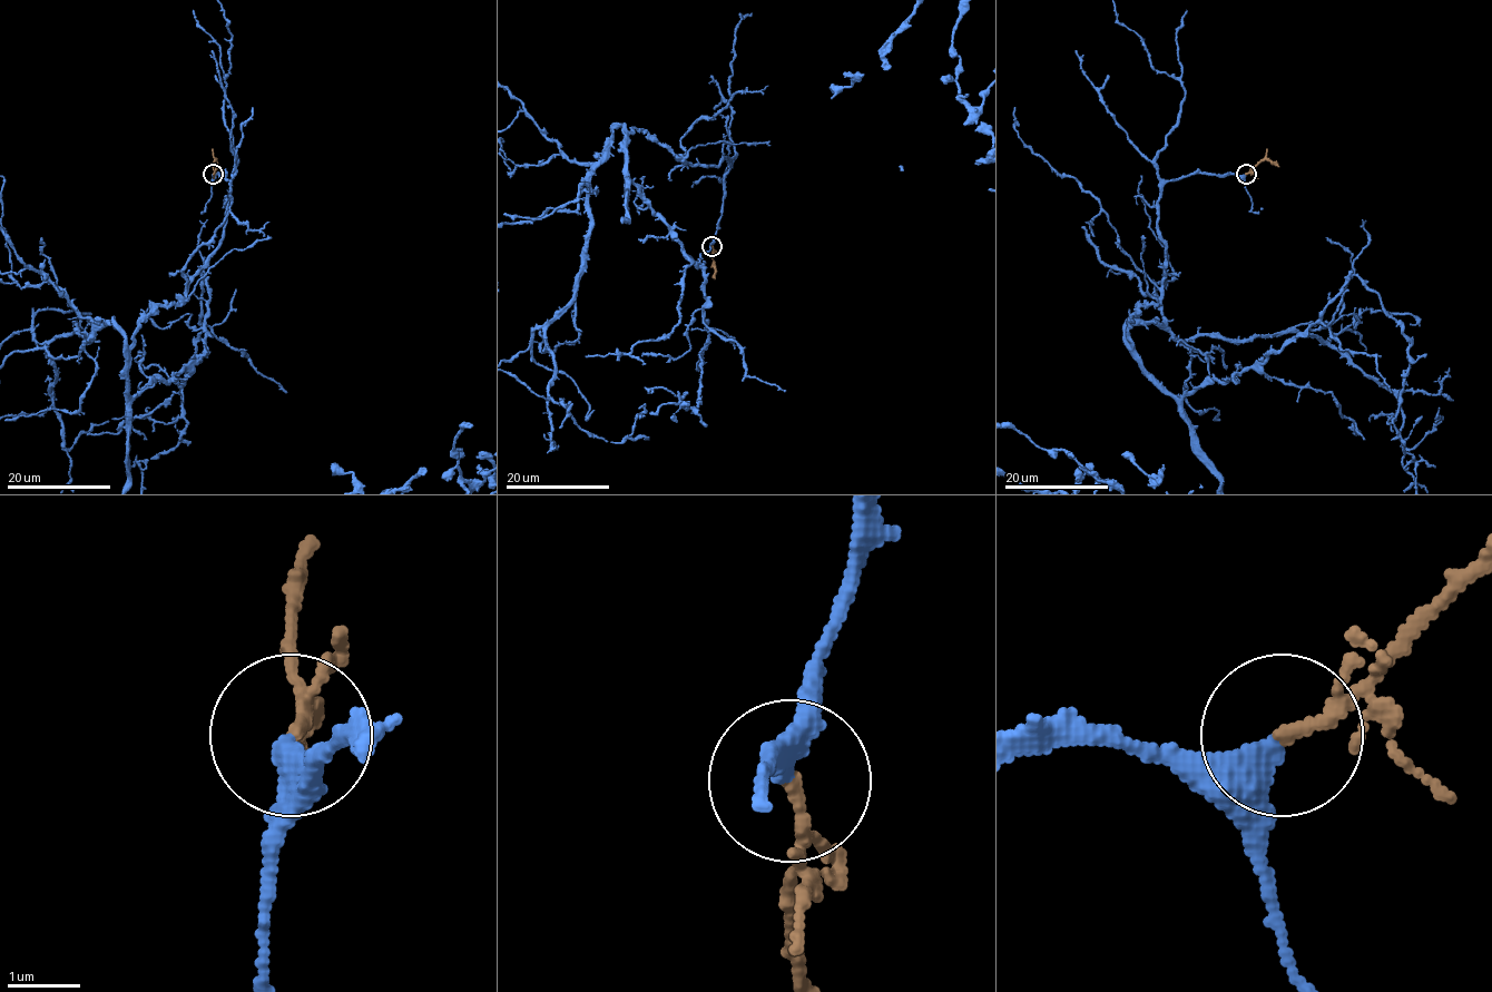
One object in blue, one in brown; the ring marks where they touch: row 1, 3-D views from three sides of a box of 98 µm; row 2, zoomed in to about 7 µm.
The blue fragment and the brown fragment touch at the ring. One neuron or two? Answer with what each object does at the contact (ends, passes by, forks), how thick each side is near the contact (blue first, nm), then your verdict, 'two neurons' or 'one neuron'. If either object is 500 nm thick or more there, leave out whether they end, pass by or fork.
blue ends there; brown passes by; 360 nm thick on the blue side, 120 nm on the other; one neuron

